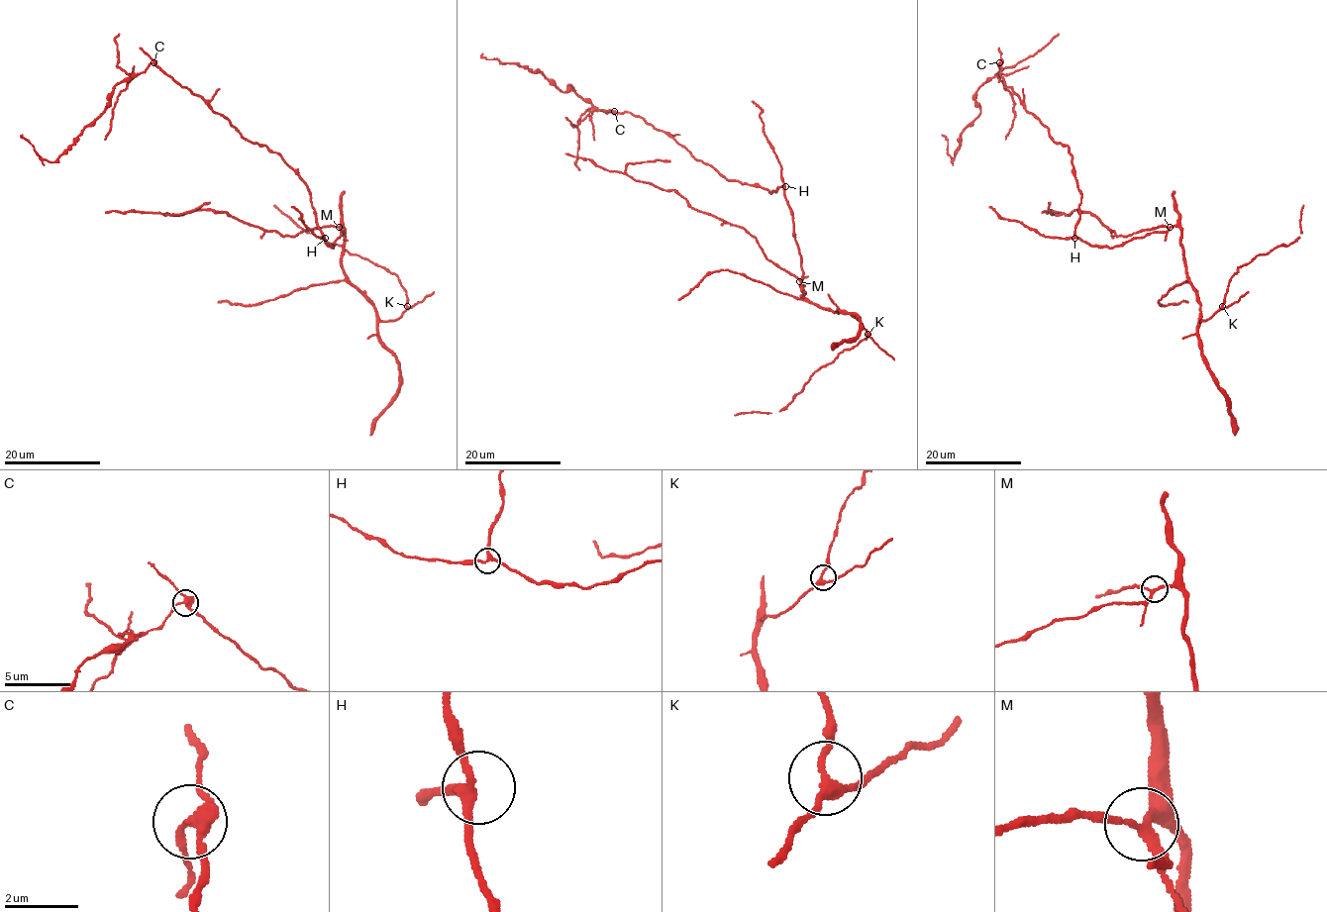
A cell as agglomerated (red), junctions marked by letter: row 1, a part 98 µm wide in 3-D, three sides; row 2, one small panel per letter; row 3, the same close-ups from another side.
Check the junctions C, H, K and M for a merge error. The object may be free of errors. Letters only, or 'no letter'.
C

